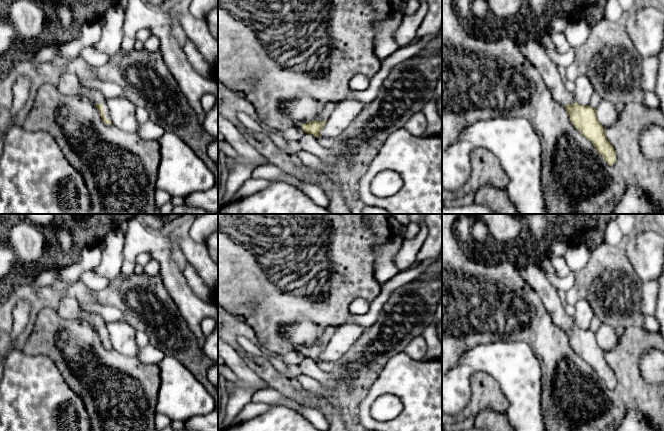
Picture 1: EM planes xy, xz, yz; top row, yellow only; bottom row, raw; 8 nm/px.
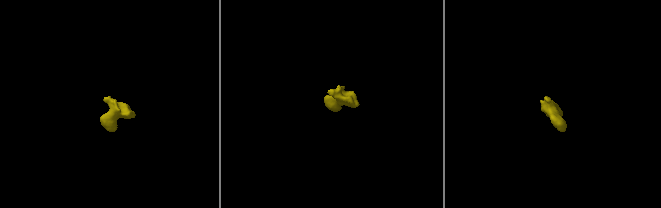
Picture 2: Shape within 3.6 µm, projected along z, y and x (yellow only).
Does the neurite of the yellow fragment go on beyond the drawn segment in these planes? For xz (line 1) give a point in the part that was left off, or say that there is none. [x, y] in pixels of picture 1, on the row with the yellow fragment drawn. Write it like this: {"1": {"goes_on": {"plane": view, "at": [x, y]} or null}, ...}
{"1": {"goes_on": {"plane": "xz", "at": [328, 109]}}}

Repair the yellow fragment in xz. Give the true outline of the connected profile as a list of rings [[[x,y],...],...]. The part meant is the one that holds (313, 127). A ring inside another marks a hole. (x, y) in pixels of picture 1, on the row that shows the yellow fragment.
[[[329,102],[324,105],[323,109],[315,116],[314,120],[308,123],[303,123],[301,128],[304,133],[311,134],[319,138],[319,132],[325,125],[327,119],[331,116],[336,108],[336,103]]]

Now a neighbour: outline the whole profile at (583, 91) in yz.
[[[585,75],[579,76],[575,81],[575,89],[573,91],[574,101],[579,105],[587,106],[590,104],[593,94],[594,88],[590,79]]]

